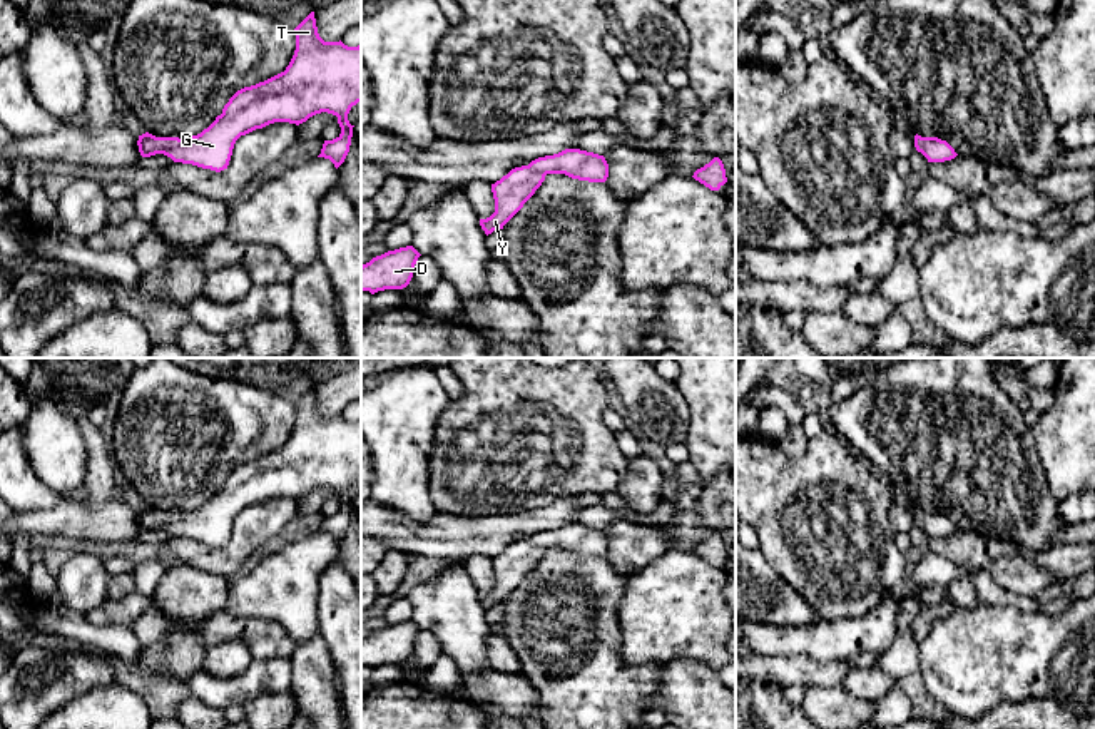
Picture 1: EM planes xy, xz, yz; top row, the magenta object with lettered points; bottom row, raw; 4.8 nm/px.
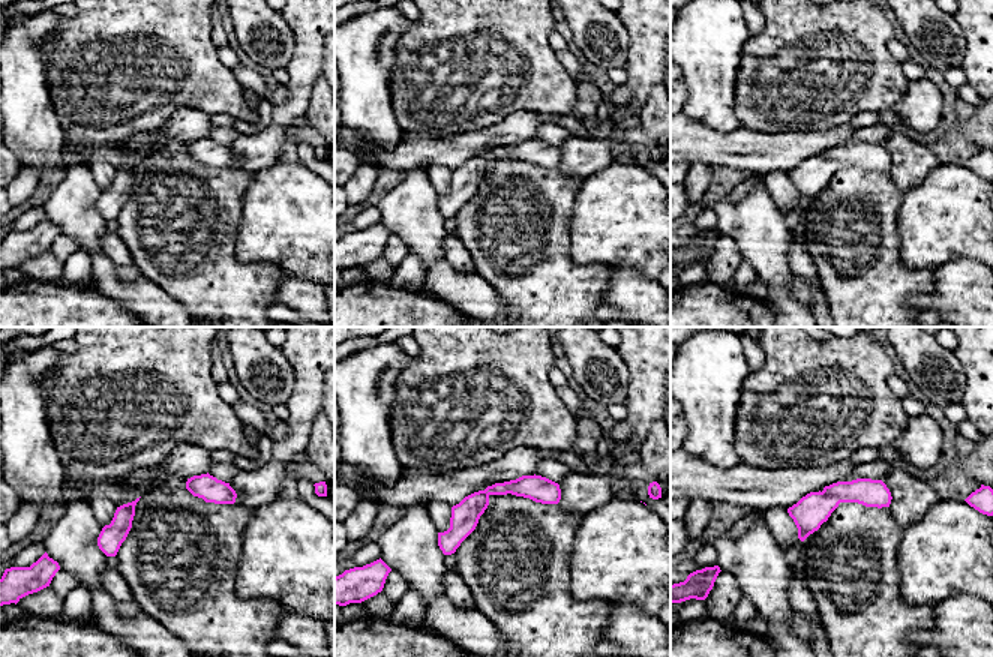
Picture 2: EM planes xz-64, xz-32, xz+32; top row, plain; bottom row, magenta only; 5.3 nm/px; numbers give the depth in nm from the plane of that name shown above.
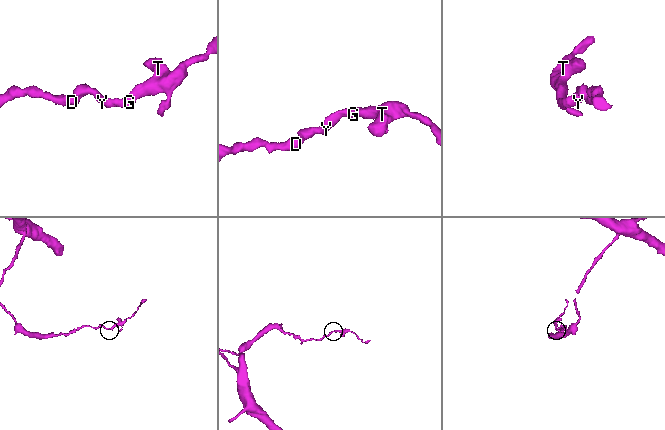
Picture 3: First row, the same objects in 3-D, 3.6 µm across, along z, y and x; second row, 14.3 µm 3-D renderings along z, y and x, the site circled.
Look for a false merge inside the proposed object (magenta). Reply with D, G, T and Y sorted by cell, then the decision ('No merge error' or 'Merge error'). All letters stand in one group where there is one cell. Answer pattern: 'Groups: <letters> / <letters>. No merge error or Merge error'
Groups: D G T Y. No merge error

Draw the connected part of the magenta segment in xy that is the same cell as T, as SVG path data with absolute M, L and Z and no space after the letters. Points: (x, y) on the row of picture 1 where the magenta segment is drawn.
M311 12L296 28L296 50L284 72L237 90L224 105L222 114L197 135L191 137L155 137L149 132L139 135L137 145L142 157L164 154L174 162L192 164L202 169L221 172L227 169L236 140L256 129L274 122L303 124L309 117L328 112L338 117L341 134L324 140L318 157L329 159L338 169L351 145L353 127L348 114L361 102L361 45L348 47L339 42L324 42Z

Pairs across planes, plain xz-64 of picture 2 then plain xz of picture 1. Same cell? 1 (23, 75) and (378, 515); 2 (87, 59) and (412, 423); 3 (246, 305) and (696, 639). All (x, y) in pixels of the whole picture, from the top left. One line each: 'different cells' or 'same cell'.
1: different cells
2: different cells
3: different cells

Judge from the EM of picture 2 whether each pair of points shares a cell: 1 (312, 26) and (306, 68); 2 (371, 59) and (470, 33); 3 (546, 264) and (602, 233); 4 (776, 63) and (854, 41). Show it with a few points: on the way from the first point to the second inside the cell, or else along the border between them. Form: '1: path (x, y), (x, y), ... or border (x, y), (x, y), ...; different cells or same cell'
1: path (309, 36), (308, 57); same cell
2: border (408, 20), (408, 27), (396, 48), (389, 87); different cells
3: border (570, 216), (570, 257), (576, 263), (603, 264); different cells
4: path (795, 63), (825, 63), (834, 54); same cell

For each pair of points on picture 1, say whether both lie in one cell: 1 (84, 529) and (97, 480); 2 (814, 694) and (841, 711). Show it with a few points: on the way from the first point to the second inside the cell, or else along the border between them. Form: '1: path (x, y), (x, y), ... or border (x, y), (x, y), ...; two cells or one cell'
1: border (114, 497), (89, 504); two cells
2: path (821, 701), (835, 709); one cell

